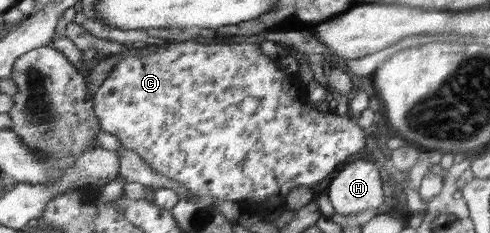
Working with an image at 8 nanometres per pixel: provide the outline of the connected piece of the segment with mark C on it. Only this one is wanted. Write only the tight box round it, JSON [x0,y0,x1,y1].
[93,39,366,210]

